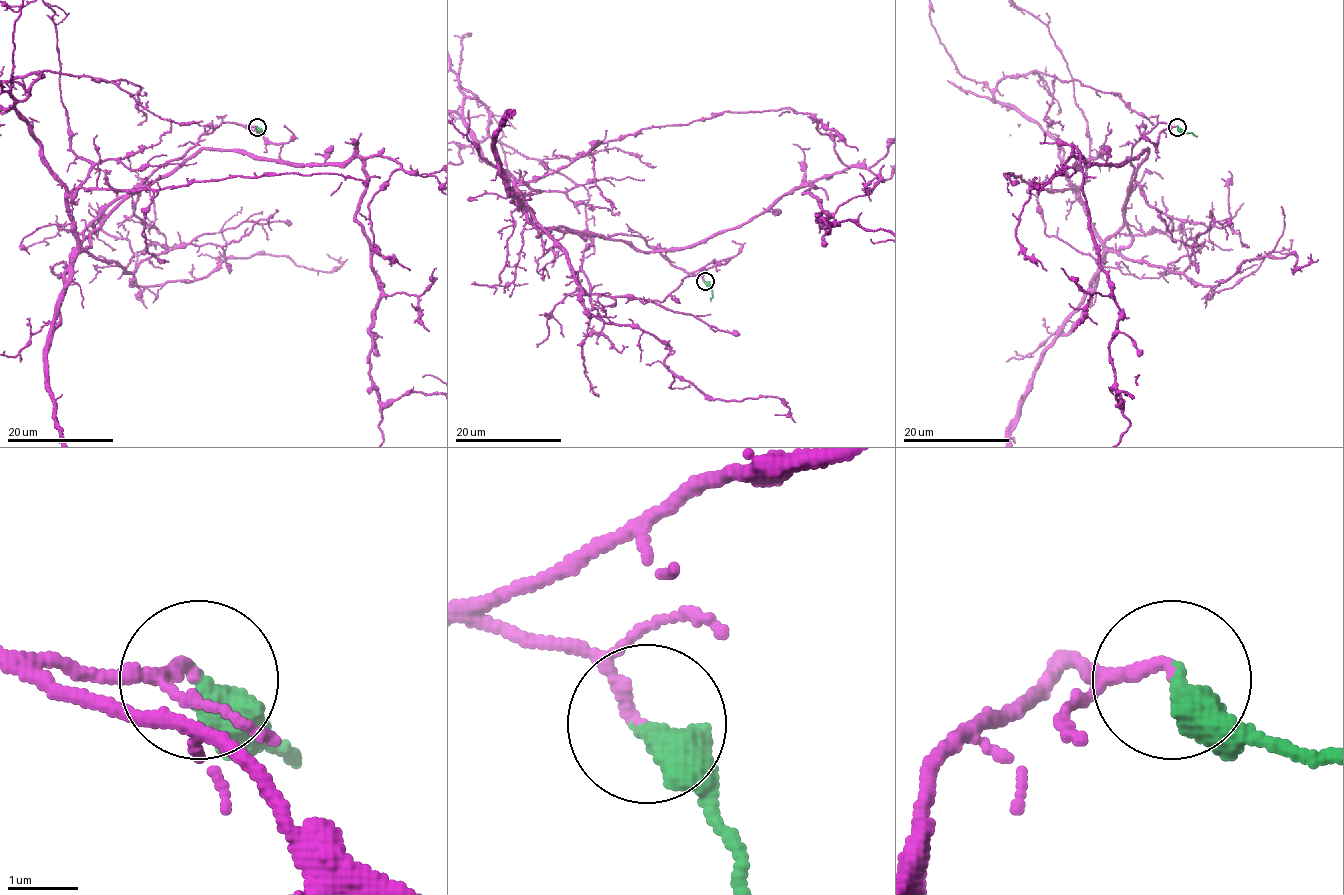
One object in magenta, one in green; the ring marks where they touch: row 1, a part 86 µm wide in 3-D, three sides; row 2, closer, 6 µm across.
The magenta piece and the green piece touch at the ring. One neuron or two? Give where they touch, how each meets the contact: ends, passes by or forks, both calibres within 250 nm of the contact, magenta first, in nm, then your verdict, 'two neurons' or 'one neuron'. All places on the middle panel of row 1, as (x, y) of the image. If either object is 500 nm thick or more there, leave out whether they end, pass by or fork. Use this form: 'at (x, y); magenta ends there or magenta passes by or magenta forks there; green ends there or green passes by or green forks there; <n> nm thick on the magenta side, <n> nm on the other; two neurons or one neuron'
at (705, 281); magenta ends there; green ends there; 170 nm thick on the magenta side, 480 nm on the other; one neuron

